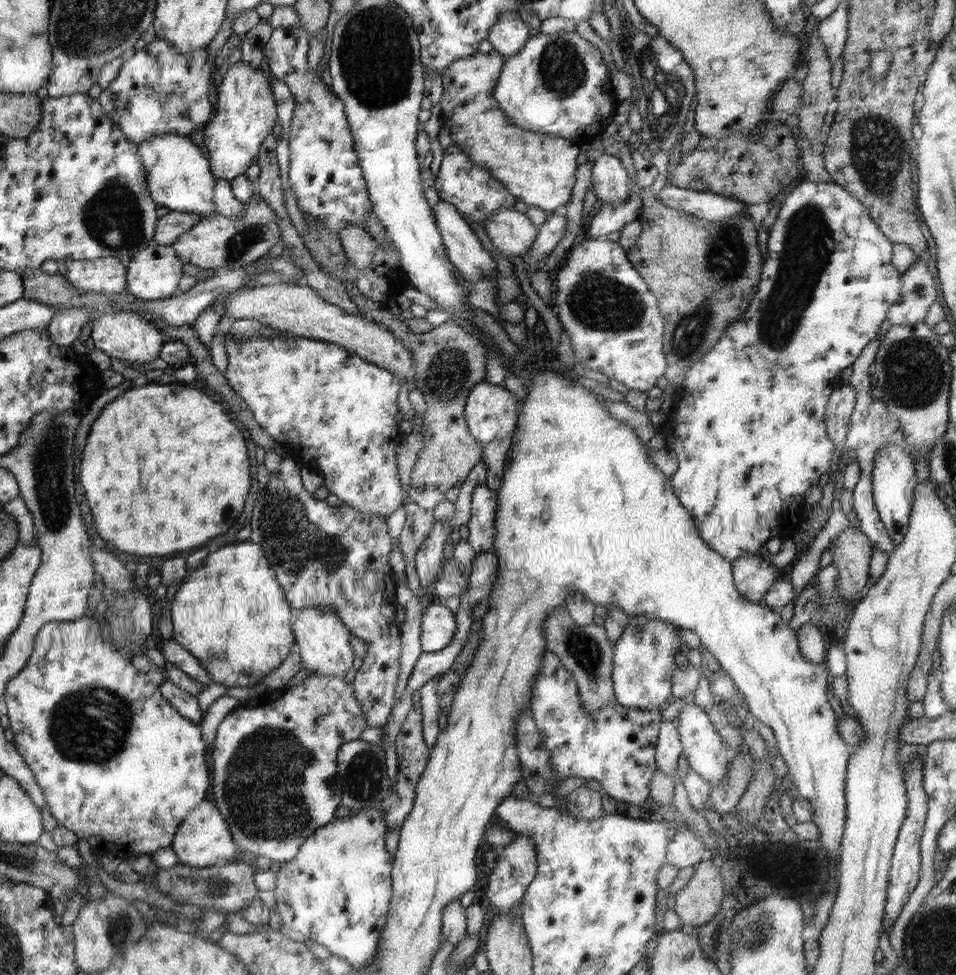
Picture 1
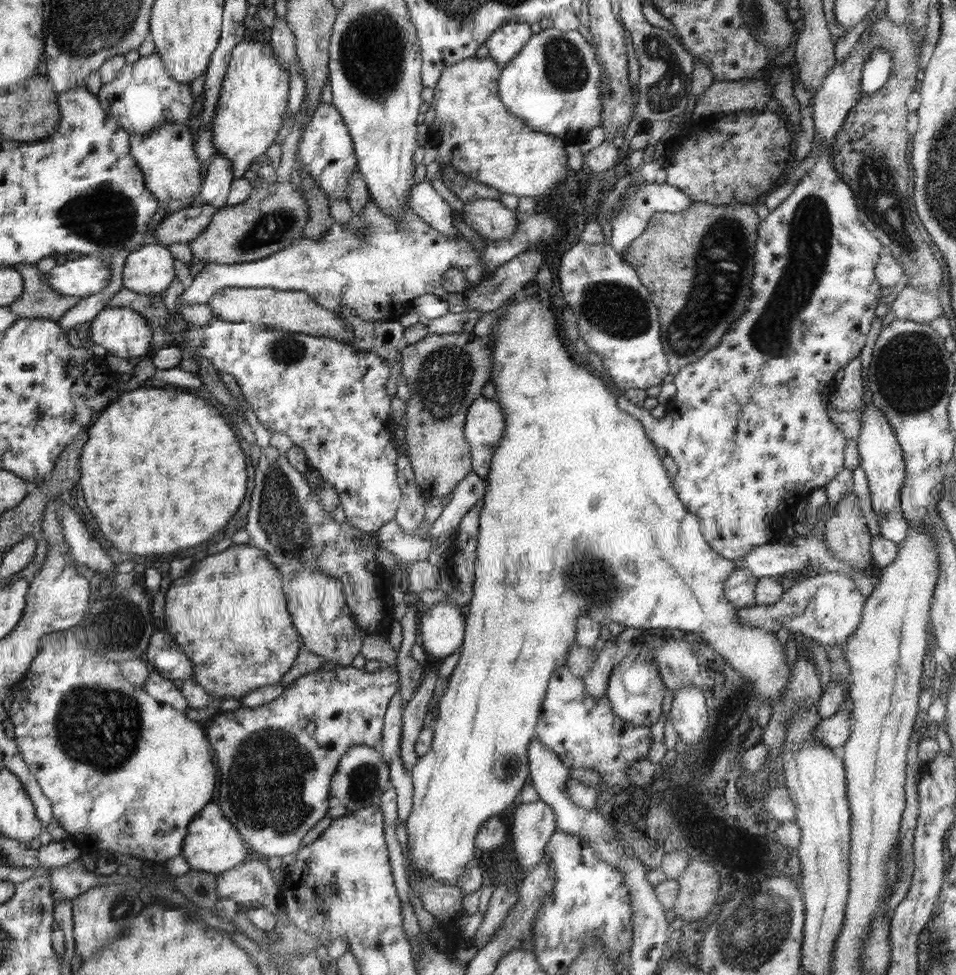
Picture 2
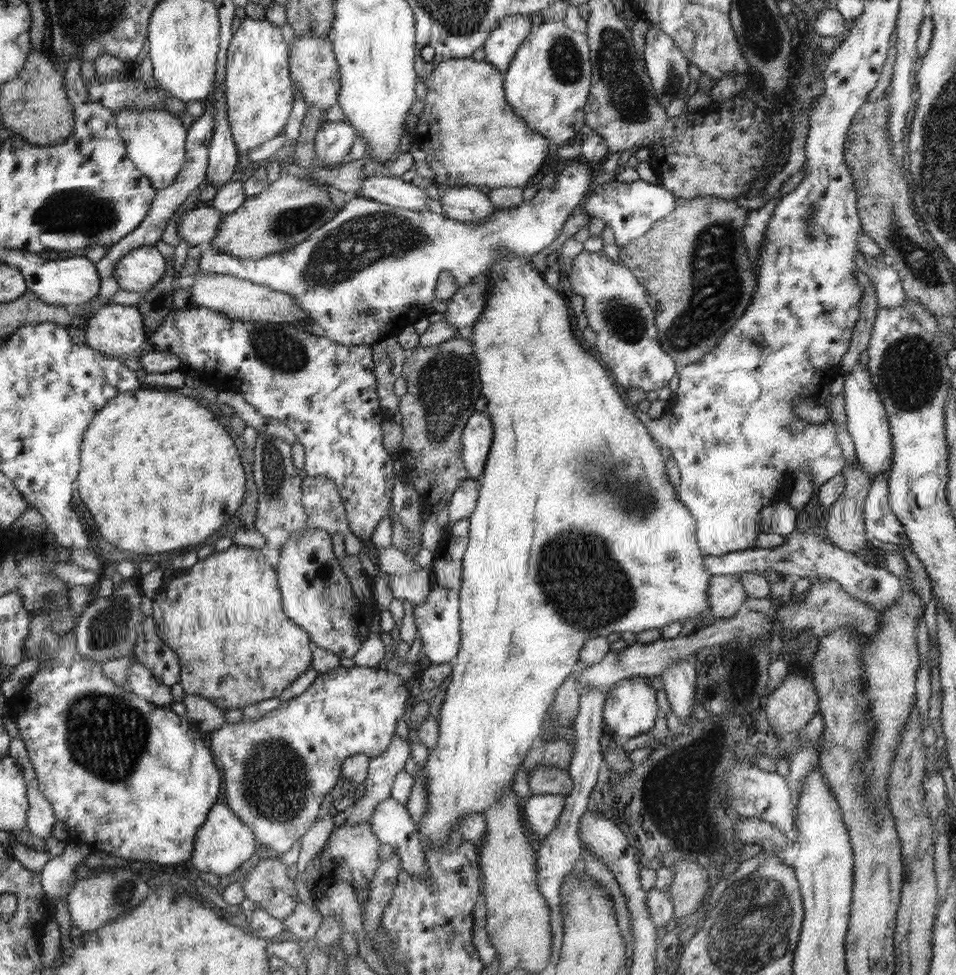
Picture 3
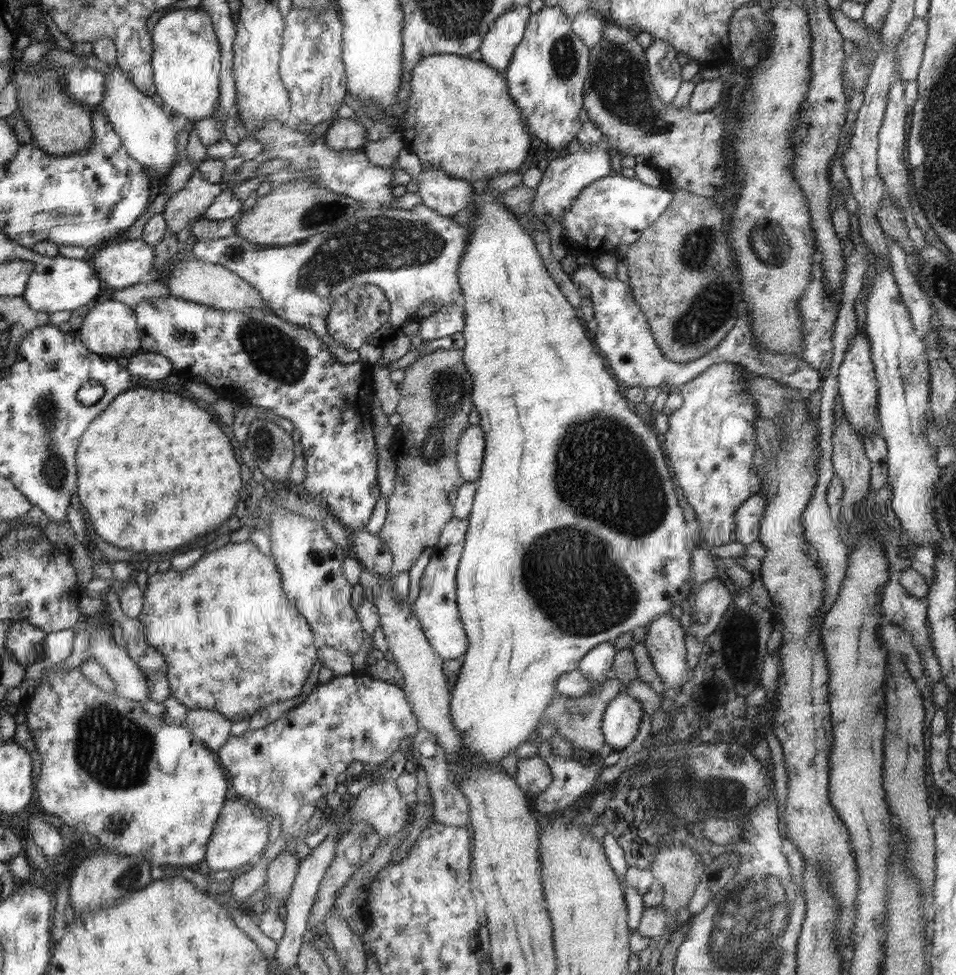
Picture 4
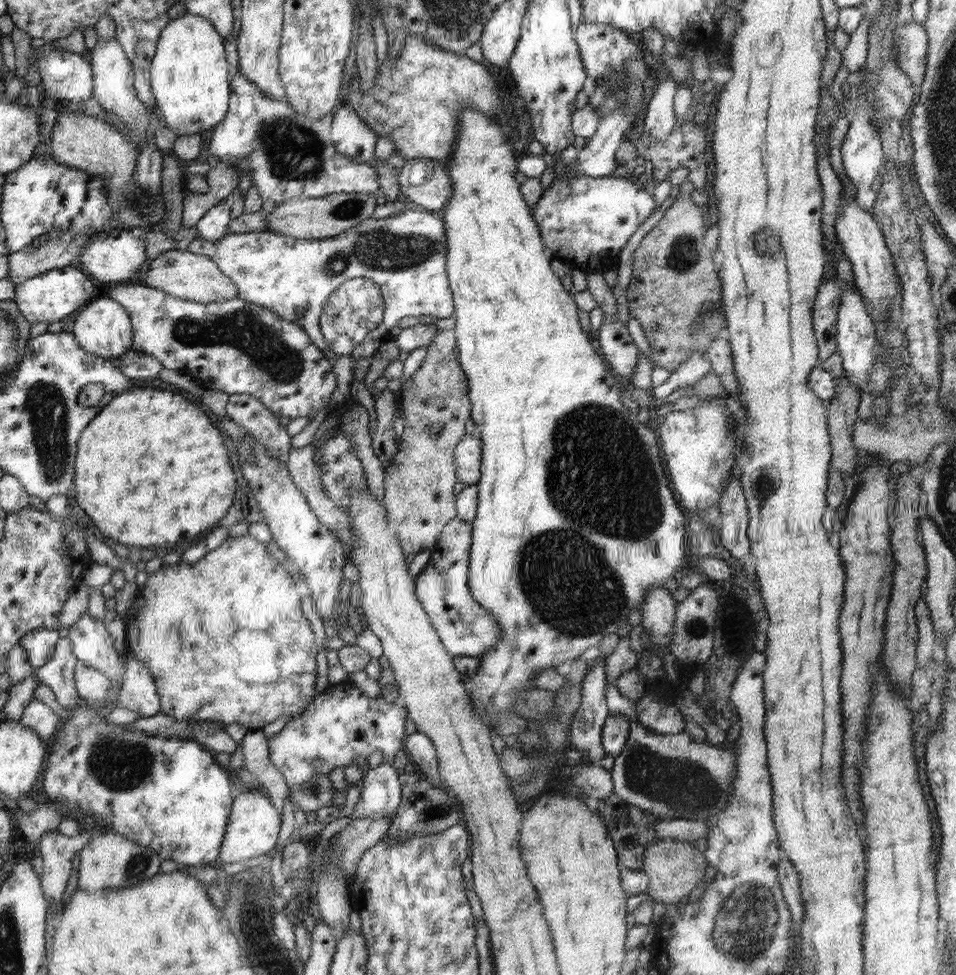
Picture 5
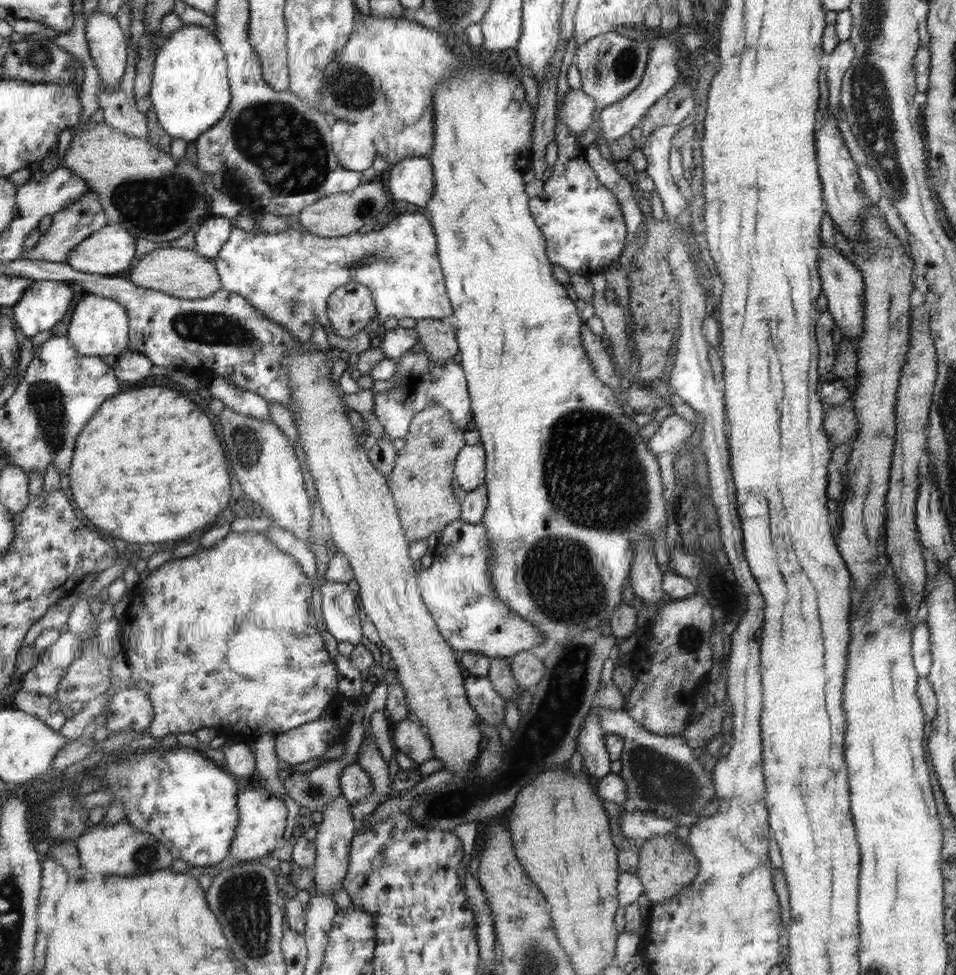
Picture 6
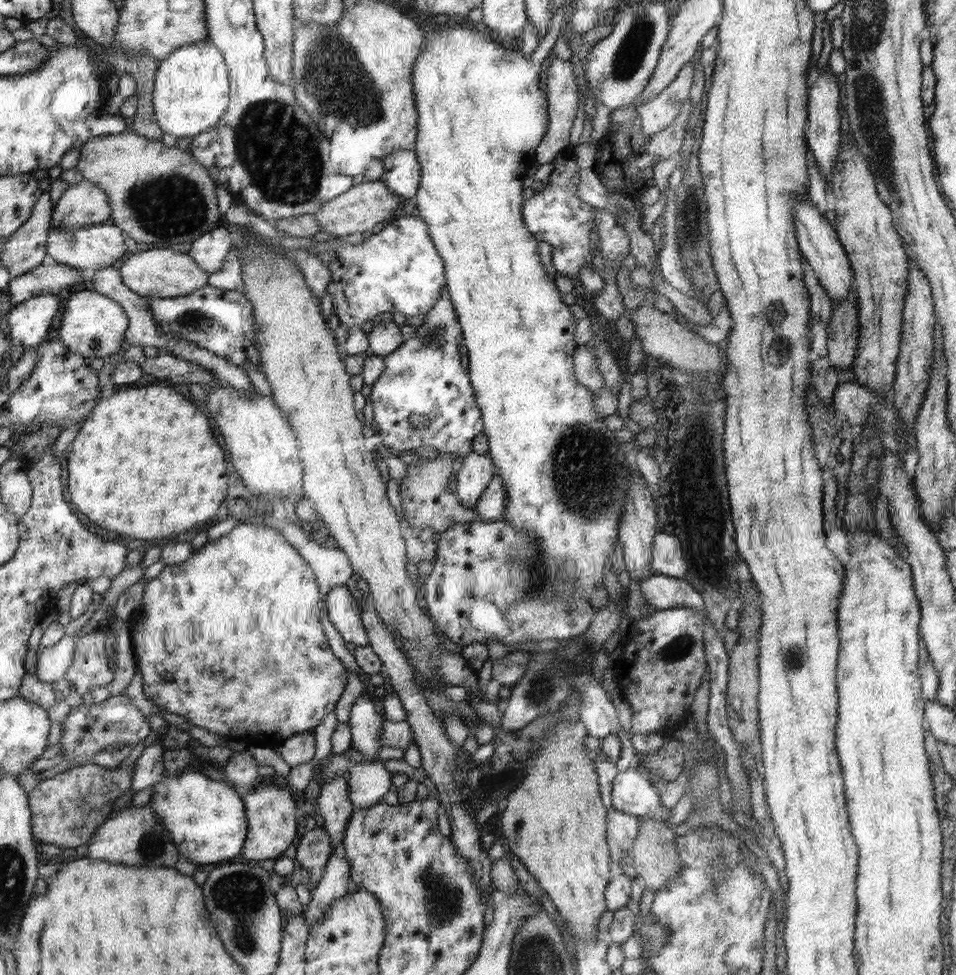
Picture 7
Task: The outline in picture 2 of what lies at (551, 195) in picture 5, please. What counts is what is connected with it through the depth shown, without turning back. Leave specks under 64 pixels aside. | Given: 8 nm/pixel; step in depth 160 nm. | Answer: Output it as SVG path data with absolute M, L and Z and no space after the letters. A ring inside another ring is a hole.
M645 182L638 190L622 195L618 204L619 213L612 222L612 236L610 236L609 243L618 252L622 252L628 248L633 240L636 240L645 232L648 228L649 218L654 213L669 212L674 214L684 212L693 204L693 200L683 190L666 182L662 184Z

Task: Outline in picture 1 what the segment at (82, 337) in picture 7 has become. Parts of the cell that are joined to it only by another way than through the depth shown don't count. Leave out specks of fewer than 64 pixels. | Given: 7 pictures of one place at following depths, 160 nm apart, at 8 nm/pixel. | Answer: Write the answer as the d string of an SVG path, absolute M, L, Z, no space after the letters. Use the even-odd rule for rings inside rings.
M123 310L104 311L90 322L92 340L96 349L106 353L115 362L125 359L134 363L149 363L161 357L164 336L141 315Z

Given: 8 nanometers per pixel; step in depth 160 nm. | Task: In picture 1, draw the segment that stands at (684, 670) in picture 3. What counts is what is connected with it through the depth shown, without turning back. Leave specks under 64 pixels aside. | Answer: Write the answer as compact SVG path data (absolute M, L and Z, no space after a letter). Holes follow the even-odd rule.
M691 698L680 709L677 718L680 719L678 732L683 746L682 755L688 760L689 768L692 768L696 775L702 776L712 787L716 787L719 782L723 782L725 779L729 771L729 762L724 744L722 744L722 738L711 723L707 711L695 705Z

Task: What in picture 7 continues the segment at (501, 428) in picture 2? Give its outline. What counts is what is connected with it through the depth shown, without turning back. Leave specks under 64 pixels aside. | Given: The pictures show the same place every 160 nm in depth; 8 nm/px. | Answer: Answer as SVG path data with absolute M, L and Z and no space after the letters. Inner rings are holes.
M475 451L463 459L456 474L457 495L466 508L474 509L478 498L483 496L489 482L497 475L497 466L487 454Z

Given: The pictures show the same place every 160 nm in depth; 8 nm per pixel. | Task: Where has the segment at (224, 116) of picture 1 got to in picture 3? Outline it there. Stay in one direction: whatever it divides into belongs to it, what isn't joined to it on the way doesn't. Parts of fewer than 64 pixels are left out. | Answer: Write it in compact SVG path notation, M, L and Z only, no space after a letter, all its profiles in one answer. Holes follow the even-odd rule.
M246 16L234 32L225 57L225 99L230 129L237 152L248 155L276 138L288 122L294 102L288 70L288 46L280 34L280 28L267 18L255 20Z

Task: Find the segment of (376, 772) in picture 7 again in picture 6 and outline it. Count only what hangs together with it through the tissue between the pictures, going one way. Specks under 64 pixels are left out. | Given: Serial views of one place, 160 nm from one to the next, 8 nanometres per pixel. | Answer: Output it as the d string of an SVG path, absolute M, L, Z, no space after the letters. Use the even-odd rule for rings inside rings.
M357 762L344 768L339 778L339 785L344 799L351 804L364 801L373 791L369 774Z

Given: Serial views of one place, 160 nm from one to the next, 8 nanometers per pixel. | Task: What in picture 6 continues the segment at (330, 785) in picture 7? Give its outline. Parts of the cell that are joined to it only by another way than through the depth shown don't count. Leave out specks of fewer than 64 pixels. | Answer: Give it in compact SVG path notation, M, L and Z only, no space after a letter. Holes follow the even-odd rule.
M341 794L334 801L328 801L328 803L324 804L324 809L320 809L322 823L316 826L318 828L318 834L316 840L314 840L316 844L316 862L312 866L314 869L314 883L319 894L331 896L340 888L340 883L346 877L352 838L356 834L356 830L361 826L360 822L354 820L351 807L350 803Z

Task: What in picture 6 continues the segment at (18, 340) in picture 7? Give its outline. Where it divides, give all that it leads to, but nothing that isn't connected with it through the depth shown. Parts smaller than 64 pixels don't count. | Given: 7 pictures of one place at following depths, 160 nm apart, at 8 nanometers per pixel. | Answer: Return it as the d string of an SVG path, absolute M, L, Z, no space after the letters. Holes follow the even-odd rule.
M32 281L14 305L14 322L26 338L56 326L72 306L74 292L68 281Z

